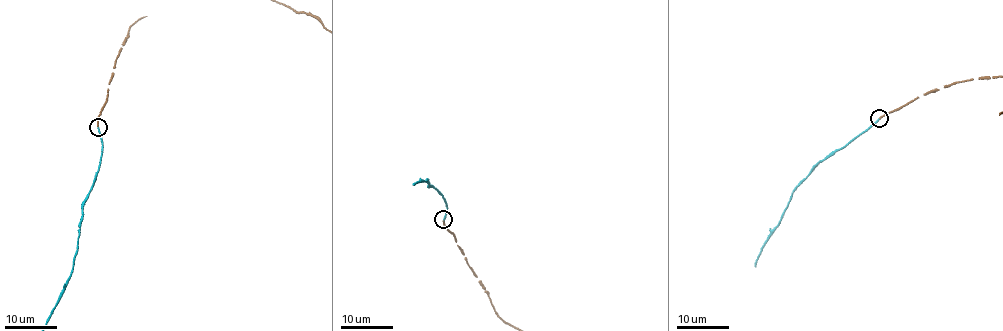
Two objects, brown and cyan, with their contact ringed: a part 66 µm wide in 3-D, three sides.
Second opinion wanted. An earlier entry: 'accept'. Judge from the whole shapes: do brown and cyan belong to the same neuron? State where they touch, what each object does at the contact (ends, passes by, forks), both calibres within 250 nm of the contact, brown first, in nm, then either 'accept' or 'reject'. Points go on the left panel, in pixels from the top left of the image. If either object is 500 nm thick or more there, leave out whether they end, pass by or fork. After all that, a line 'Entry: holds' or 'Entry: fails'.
place (98, 127); brown ends; cyan ends; calibres 200 and 200 nm; accept
Entry: holds

